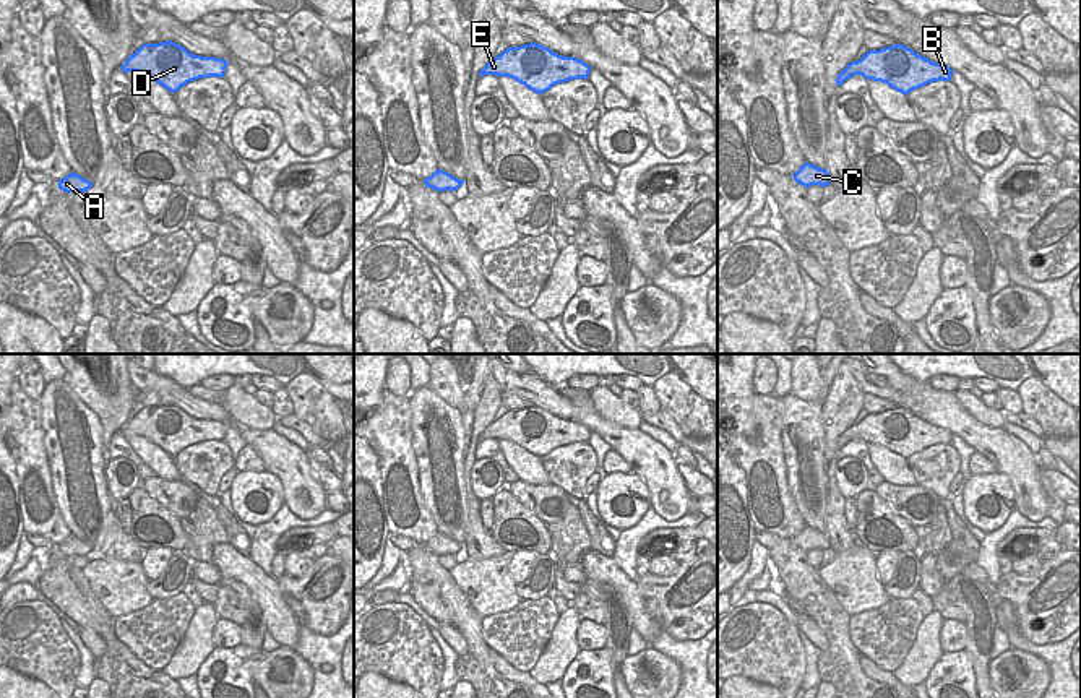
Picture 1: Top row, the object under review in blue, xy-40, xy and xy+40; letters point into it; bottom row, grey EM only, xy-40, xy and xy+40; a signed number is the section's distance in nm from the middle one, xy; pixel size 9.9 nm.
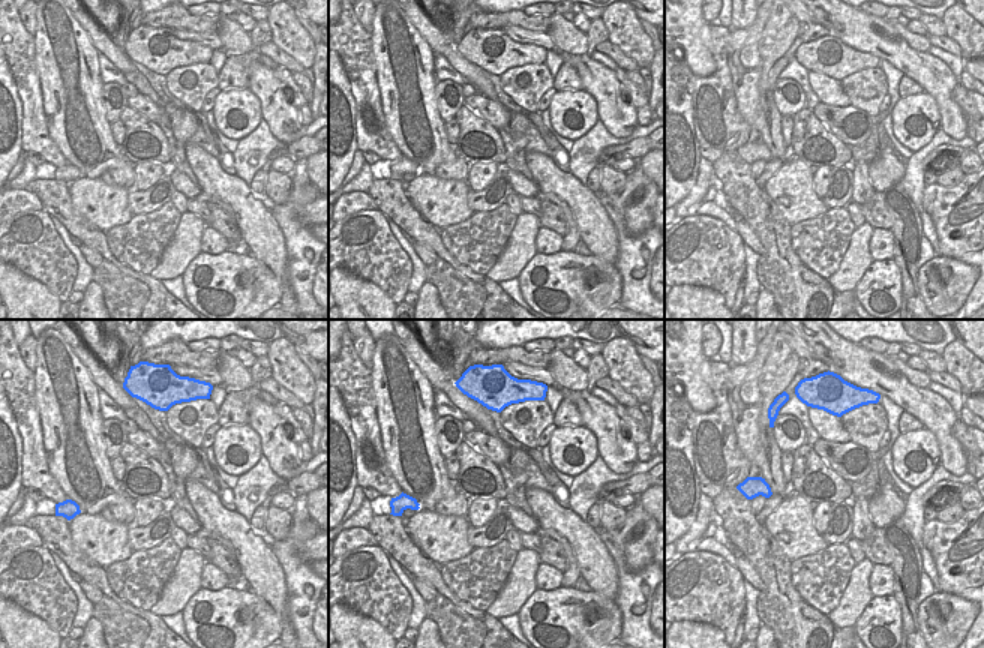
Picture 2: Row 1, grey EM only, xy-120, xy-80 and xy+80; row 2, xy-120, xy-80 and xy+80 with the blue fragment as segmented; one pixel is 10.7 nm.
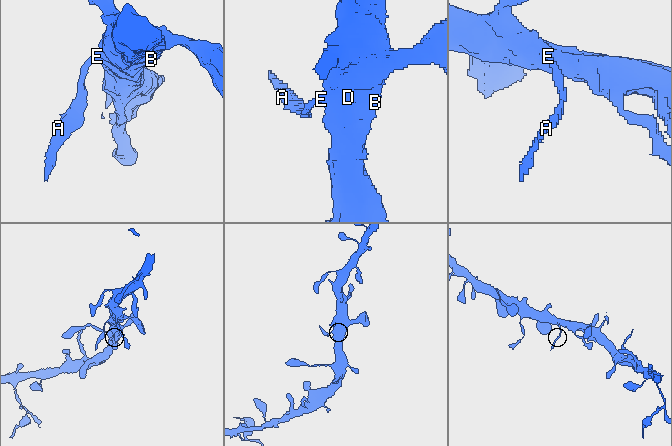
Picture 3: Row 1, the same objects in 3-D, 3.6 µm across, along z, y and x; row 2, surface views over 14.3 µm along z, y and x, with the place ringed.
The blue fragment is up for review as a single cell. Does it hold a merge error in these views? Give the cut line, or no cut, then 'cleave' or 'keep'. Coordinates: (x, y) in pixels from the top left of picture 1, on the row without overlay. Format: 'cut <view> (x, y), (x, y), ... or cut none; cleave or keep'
cut xy+40 (839, 437), (849, 440); cleave

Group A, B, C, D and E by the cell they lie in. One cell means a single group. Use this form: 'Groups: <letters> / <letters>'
Groups: A C / B D E.

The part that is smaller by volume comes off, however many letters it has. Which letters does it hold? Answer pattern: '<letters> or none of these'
A, C

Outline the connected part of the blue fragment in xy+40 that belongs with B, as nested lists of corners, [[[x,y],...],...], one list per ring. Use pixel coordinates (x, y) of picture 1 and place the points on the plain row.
[[[896,407],[880,414],[868,414],[860,424],[851,425],[841,438],[862,438],[865,443],[886,446],[907,459],[928,446],[950,445],[953,433],[915,417],[902,407]]]

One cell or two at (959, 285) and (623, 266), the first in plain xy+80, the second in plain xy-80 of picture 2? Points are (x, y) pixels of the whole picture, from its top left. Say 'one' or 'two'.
two

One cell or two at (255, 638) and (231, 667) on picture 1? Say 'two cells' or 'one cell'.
two cells

